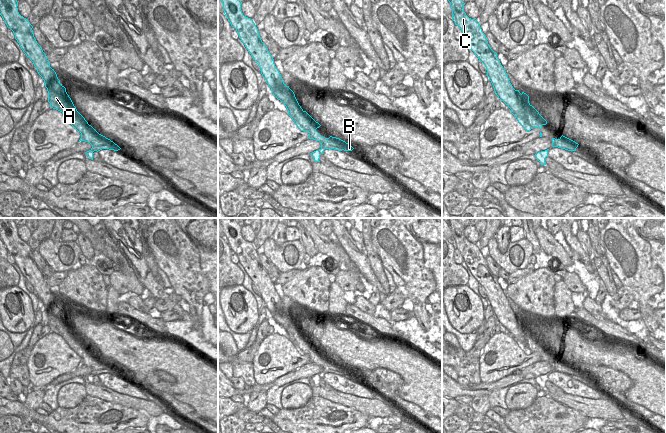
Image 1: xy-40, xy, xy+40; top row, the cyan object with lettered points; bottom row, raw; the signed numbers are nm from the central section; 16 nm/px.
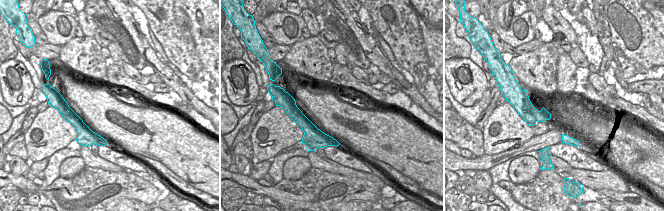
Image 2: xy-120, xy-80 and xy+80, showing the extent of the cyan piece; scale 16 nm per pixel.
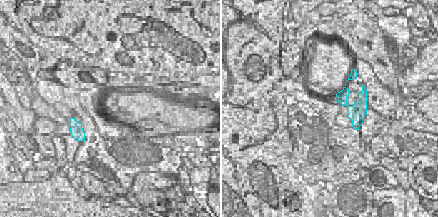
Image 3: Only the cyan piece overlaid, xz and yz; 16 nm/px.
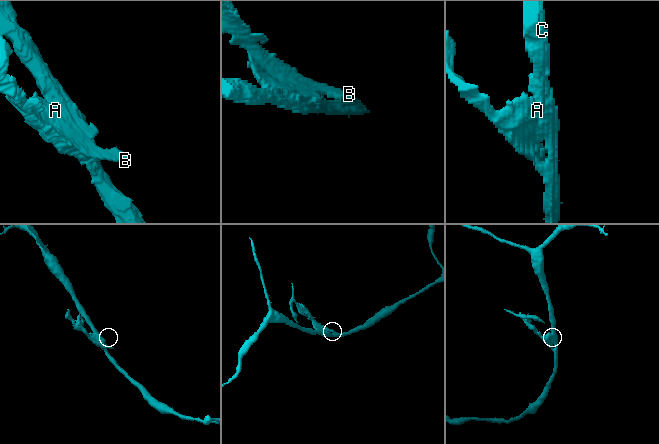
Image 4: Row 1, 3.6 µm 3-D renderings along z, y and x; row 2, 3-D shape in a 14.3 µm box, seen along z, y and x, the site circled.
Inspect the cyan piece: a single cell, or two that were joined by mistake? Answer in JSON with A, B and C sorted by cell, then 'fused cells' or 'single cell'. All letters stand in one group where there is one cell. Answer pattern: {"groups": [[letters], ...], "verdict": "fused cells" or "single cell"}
{"groups": [["A", "B"], ["C"]], "verdict": "fused cells"}

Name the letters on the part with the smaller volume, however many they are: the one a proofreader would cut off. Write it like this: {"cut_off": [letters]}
{"cut_off": ["A", "B"]}

